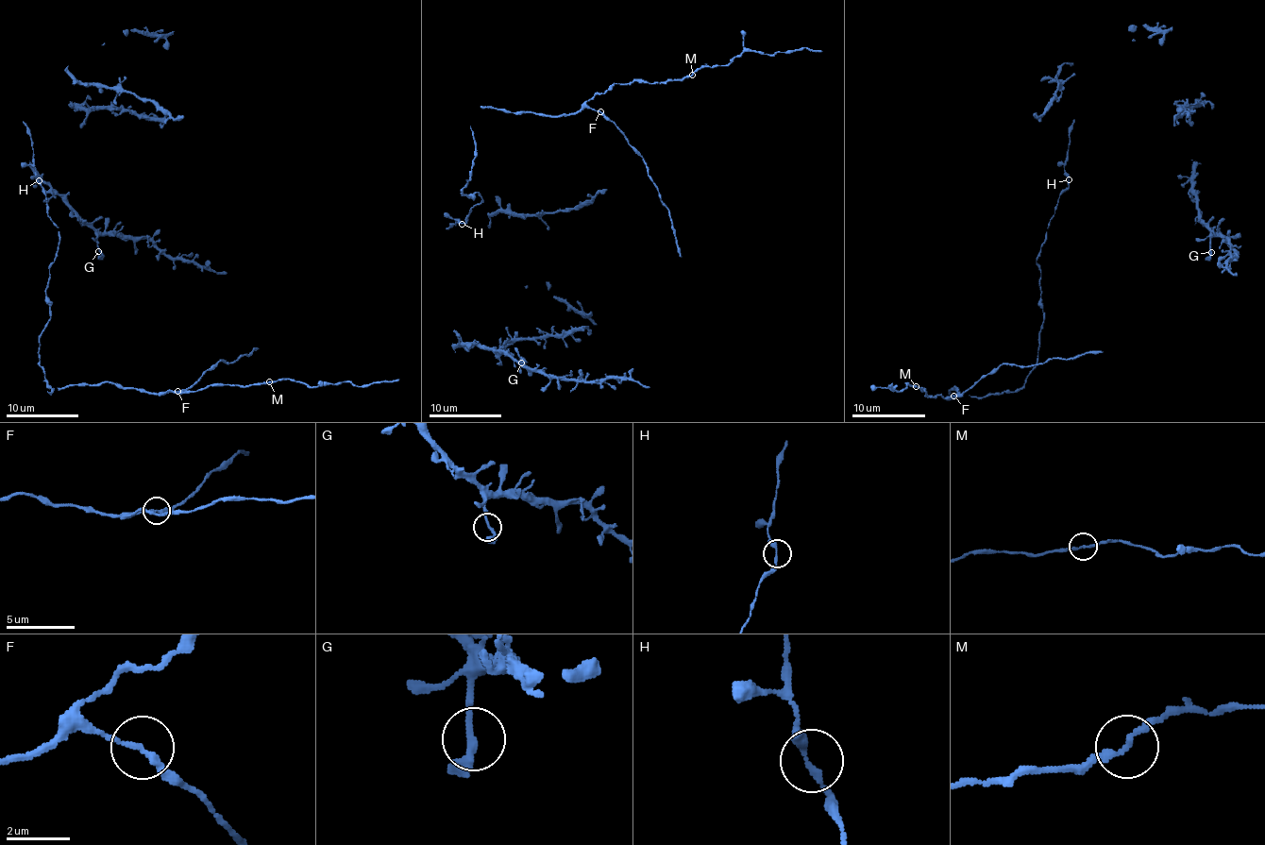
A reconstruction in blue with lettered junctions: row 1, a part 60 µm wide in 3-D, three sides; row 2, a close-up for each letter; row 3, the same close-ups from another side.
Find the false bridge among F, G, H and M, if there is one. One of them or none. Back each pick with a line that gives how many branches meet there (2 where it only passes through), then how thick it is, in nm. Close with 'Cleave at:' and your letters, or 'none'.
Cleave at: none

